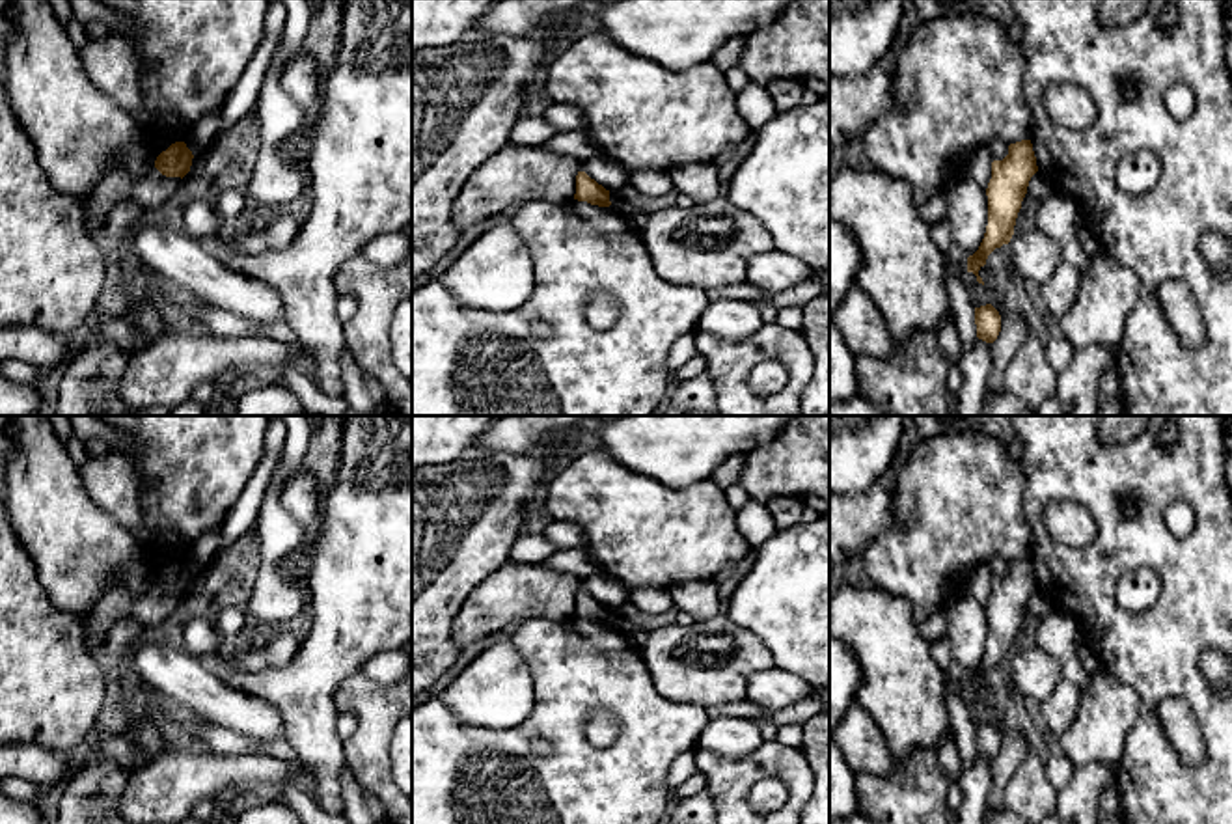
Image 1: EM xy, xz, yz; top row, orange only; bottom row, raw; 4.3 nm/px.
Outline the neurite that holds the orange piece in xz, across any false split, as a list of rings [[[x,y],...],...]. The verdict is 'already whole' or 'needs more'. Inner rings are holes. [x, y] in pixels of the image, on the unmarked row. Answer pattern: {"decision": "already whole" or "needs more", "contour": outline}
{"decision": "already whole", "contour": [[[578,589],[576,593],[576,611],[574,617],[587,619],[598,625],[609,625],[609,608],[591,597],[585,589]]]}

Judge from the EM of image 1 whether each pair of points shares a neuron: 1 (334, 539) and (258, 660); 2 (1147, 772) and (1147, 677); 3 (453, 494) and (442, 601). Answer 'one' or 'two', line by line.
1: two
2: one
3: one

